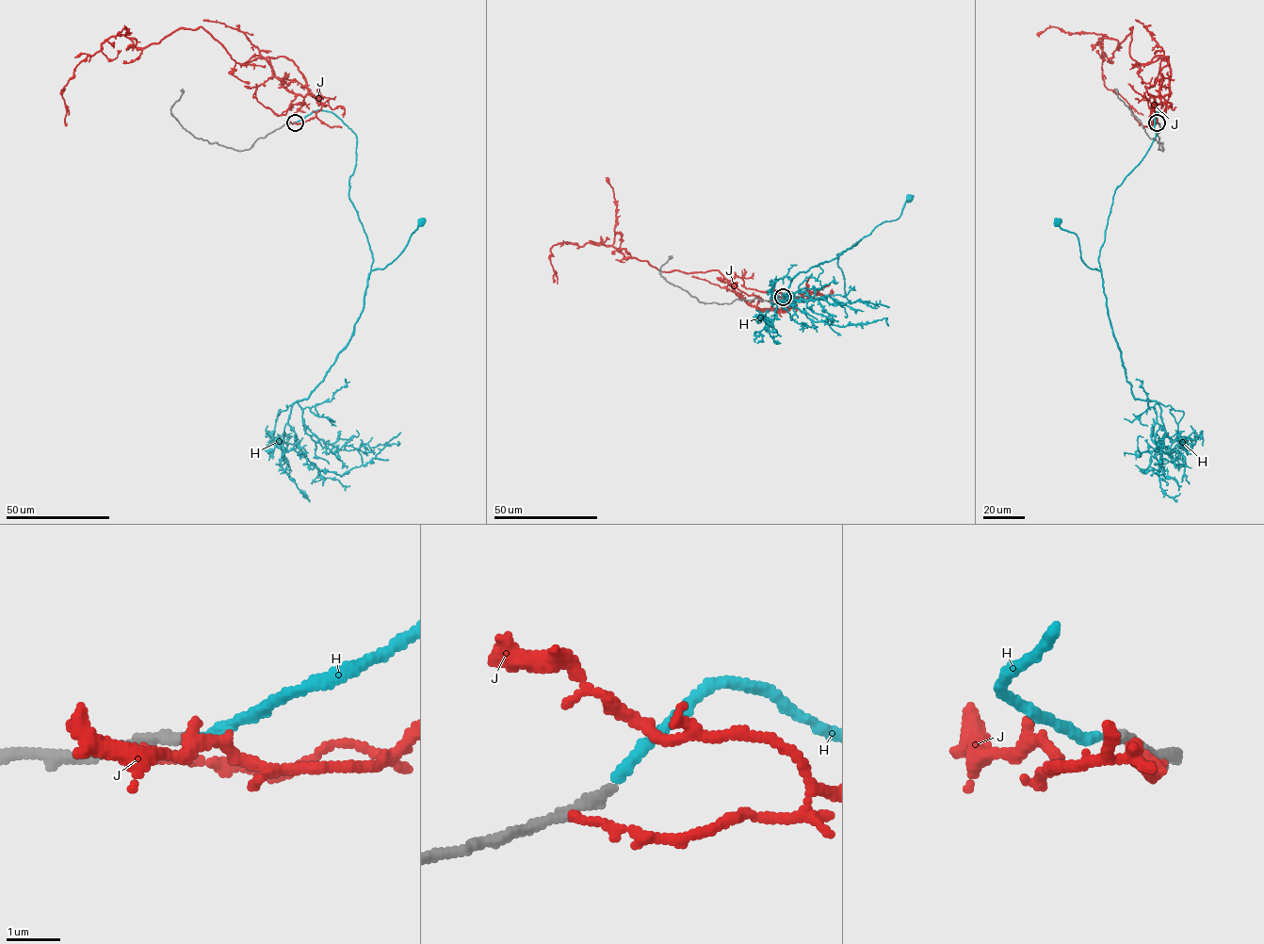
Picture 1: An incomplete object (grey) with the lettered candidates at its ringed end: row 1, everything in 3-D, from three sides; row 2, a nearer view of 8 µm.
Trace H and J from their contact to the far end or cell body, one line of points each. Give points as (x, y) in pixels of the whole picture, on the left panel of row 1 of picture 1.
H: (295, 122), (327, 110), (356, 135), (348, 195), (372, 253), (371, 270), (392, 262), (421, 222)
J: (293, 123), (322, 103), (198, 26), (143, 48), (110, 37), (62, 89), (66, 125)

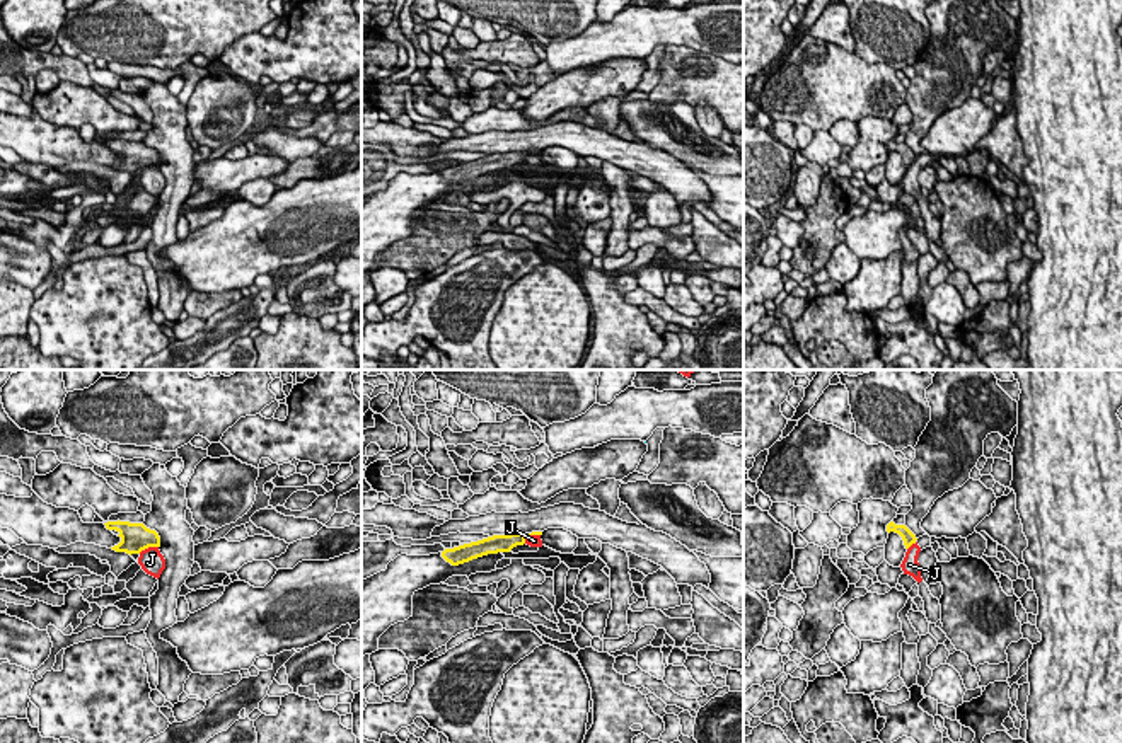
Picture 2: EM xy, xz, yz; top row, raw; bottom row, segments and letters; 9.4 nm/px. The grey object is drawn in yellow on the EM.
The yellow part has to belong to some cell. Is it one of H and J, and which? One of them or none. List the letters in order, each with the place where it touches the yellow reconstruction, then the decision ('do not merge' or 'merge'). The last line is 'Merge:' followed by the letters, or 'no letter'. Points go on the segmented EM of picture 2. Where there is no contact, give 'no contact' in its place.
H: no contact | merge
J: xy (147, 547) | do not merge
Merge: H

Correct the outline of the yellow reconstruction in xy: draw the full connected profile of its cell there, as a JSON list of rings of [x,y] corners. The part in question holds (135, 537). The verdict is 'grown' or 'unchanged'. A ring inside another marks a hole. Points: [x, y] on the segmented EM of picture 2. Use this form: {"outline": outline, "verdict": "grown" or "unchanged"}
{"outline": [[[107,521],[107,530],[116,530],[121,542],[111,547],[116,552],[140,554],[148,547],[160,547],[160,537],[155,530],[147,528],[143,523],[130,521]]], "verdict": "unchanged"}

